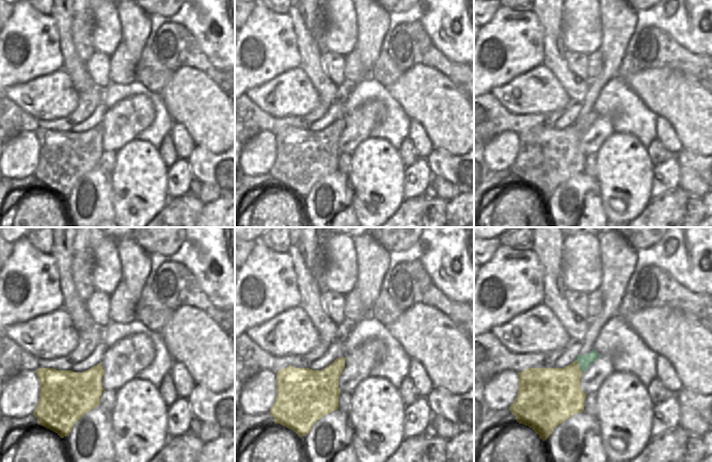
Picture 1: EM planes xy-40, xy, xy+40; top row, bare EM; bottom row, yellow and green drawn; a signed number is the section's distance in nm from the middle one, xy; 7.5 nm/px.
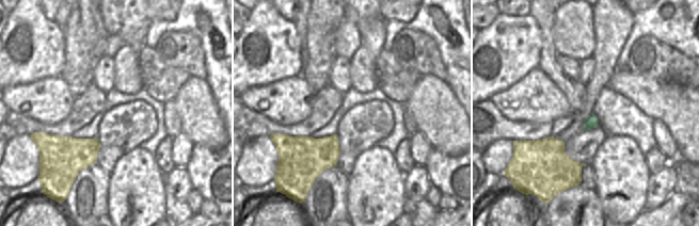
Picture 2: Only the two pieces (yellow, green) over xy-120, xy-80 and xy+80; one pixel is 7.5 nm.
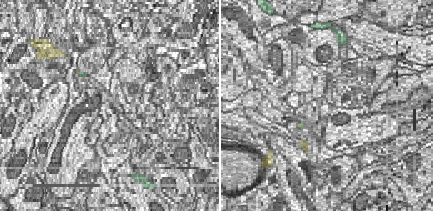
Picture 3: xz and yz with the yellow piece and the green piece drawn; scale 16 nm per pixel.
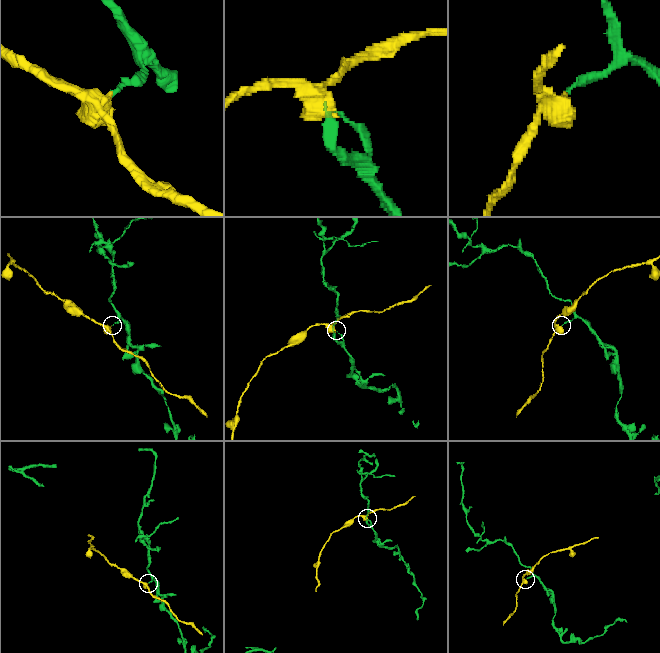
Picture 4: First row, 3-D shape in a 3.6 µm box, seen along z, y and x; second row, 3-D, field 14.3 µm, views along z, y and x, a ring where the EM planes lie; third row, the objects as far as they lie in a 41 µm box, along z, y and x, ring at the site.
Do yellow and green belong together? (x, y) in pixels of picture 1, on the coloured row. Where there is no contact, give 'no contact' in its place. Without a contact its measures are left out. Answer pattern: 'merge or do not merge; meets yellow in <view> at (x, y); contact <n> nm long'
do not merge; meets yellow in xy+40 at (578, 366); contact 110 nm long

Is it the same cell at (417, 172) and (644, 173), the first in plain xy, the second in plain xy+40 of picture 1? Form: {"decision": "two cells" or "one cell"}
{"decision": "two cells"}

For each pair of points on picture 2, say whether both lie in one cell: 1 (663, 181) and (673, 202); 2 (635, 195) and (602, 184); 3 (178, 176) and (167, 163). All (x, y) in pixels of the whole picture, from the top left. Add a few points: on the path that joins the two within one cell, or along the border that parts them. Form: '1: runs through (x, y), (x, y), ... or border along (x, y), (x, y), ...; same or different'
1: border along (674, 191), (658, 206), (650, 209); different
2: runs through (626, 193), (618, 184), (610, 184); same
3: border along (174, 166), (164, 175); different

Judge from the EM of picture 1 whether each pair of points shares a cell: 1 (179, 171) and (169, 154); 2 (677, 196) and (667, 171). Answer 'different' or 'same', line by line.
1: different
2: different

